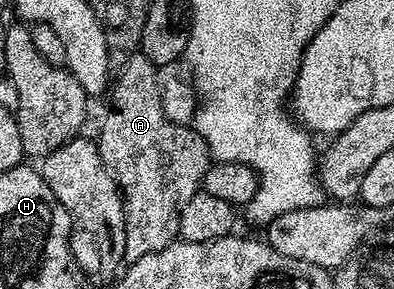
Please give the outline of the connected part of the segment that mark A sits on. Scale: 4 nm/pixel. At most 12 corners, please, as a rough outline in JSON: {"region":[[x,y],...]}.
{"region":[[118,67],[99,130],[128,263],[179,238],[213,159],[167,119],[158,69]]}

